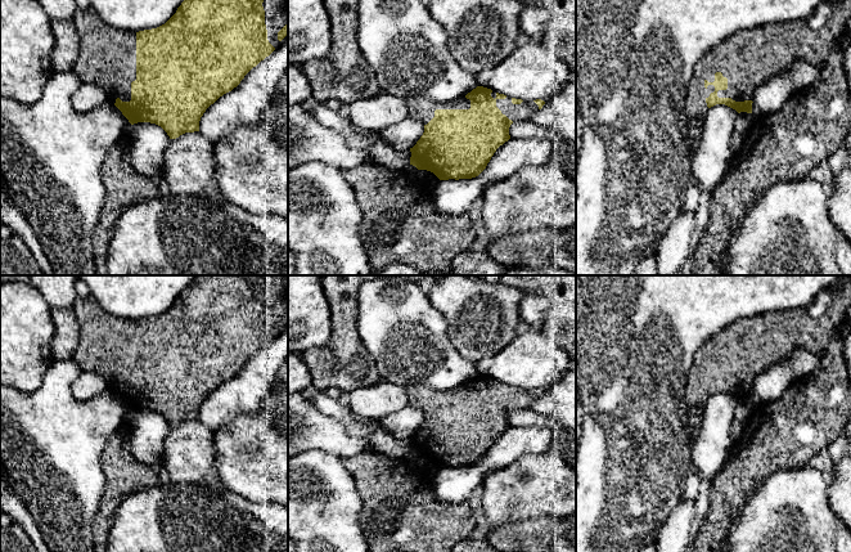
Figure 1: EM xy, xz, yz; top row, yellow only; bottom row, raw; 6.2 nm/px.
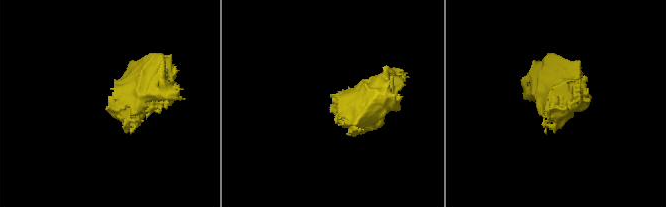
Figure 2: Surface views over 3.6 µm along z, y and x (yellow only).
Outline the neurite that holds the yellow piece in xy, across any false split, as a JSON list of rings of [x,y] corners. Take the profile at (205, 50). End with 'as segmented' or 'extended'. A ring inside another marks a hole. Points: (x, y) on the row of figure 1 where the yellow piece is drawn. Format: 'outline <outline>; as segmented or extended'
outline [[[184,0],[162,26],[131,32],[105,24],[93,8],[77,9],[72,22],[78,35],[78,57],[71,72],[82,82],[94,82],[131,125],[150,122],[161,126],[170,139],[199,131],[206,109],[237,87],[244,76],[275,48],[267,40],[264,0]]]; extended

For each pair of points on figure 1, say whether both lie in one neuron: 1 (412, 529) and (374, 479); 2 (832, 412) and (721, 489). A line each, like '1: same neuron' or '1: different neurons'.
1: same neuron
2: same neuron

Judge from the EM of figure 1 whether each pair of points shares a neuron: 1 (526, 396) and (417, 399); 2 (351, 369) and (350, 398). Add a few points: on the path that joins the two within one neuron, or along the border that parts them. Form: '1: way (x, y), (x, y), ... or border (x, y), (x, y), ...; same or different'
1: way (499, 399), (444, 400); same
2: border (378, 381), (349, 391), (336, 387), (323, 390); different

